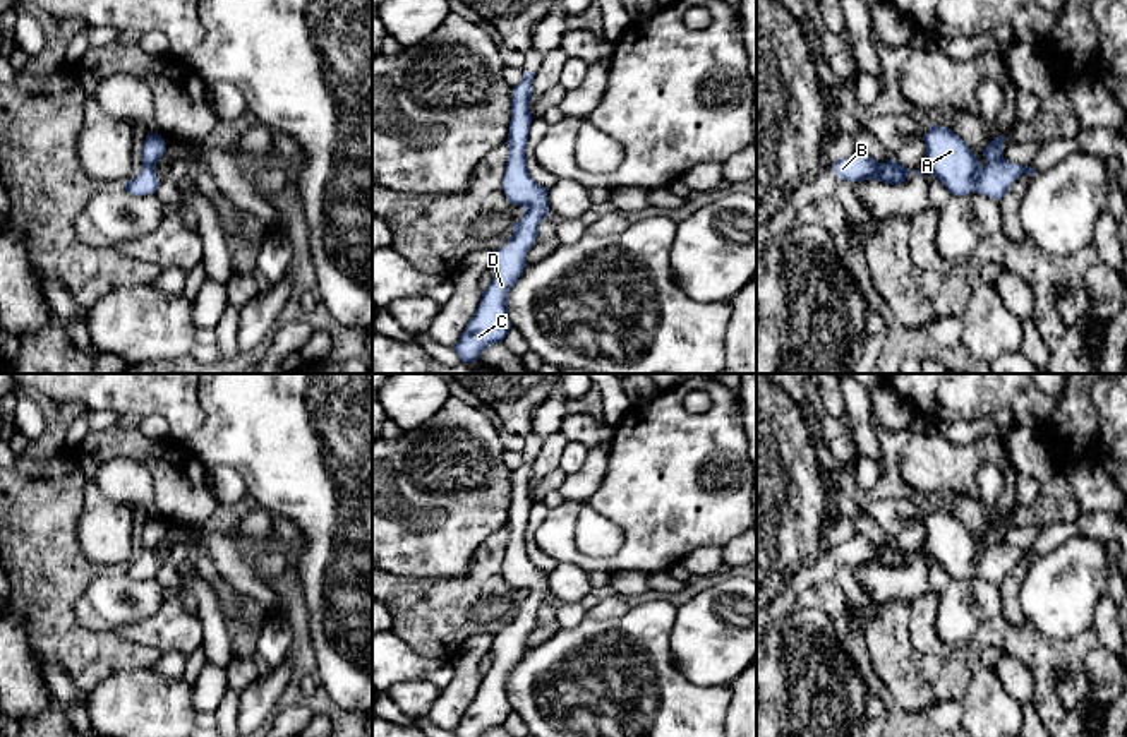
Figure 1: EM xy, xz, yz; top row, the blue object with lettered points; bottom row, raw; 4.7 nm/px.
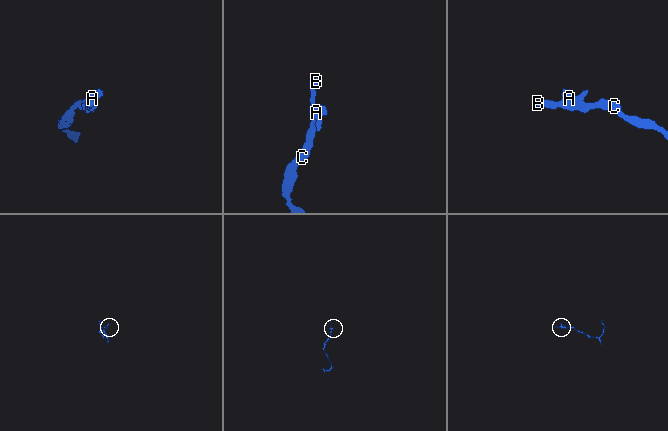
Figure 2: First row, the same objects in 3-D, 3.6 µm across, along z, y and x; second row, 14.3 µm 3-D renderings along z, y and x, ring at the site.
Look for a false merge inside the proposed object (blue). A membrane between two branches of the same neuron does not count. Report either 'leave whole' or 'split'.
leave whole

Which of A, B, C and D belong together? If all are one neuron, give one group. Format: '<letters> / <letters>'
A B C D

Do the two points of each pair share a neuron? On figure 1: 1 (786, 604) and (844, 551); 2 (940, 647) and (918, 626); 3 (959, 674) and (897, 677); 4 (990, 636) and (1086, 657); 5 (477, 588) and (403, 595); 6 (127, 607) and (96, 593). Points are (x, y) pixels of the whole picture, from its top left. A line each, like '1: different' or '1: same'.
1: same
2: same
3: same
4: same
5: same
6: same

